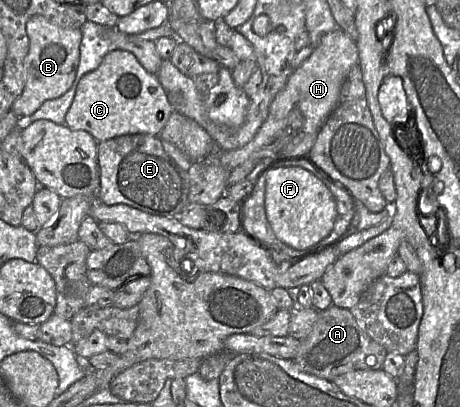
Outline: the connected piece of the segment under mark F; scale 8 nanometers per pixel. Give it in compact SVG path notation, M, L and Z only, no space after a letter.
M279 166L265 175L264 209L276 238L284 244L306 250L332 231L337 210L335 199L325 183L311 171L298 166Z

